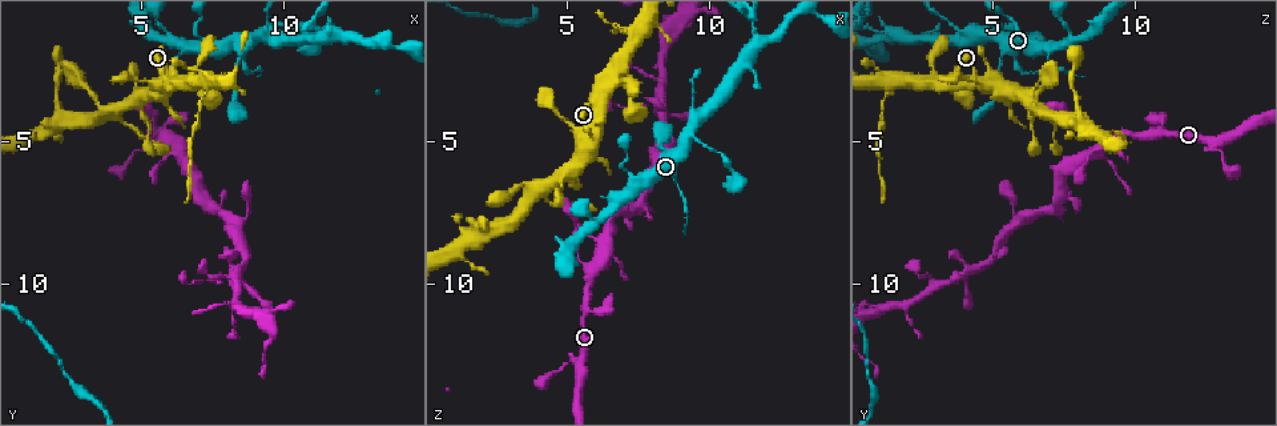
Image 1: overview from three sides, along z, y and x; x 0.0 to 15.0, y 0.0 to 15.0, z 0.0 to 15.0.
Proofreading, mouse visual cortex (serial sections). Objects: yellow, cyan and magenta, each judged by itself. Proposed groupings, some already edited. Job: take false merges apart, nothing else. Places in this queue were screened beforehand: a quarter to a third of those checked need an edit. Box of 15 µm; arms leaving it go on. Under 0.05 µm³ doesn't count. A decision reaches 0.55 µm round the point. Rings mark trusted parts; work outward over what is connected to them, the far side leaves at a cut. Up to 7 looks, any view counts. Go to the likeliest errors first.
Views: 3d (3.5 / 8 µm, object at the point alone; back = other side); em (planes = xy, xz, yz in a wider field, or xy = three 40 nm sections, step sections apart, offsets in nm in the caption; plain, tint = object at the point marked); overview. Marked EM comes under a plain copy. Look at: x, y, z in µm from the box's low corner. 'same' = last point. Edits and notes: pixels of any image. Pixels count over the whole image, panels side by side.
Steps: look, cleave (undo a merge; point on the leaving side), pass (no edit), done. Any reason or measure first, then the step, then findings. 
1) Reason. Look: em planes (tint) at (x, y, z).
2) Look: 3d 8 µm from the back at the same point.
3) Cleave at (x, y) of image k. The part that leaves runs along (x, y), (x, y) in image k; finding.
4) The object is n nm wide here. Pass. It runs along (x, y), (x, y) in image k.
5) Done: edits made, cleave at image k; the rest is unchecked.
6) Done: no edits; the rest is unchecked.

Thin neck. Look: 3d 8 µm at (7.1, 4.0, 1.1).

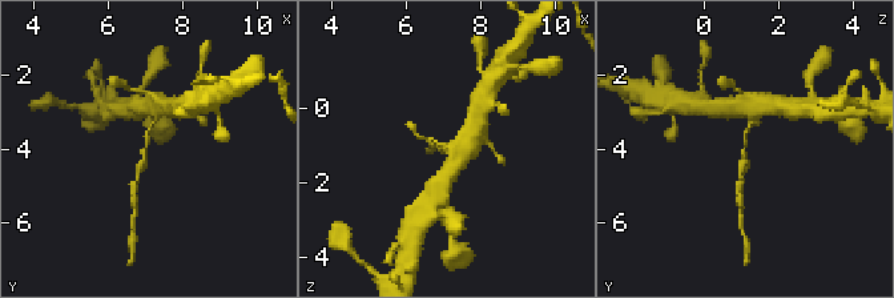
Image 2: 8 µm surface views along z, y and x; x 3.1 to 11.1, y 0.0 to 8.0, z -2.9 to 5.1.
Zoom in. Look: 3d 3.5 µm at (7.1, 3.9, 1.1).

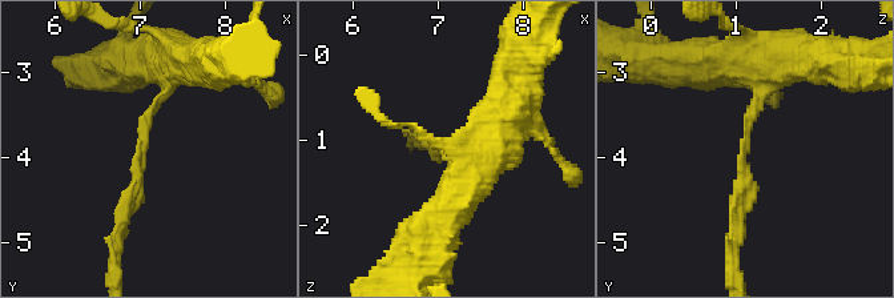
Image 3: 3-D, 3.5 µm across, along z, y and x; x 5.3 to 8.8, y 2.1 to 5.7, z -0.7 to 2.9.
The arms are 150, 150 nm wide; now the EM. Look: em xy step 5 (tint) at (7.05, 3.95, 1.10).

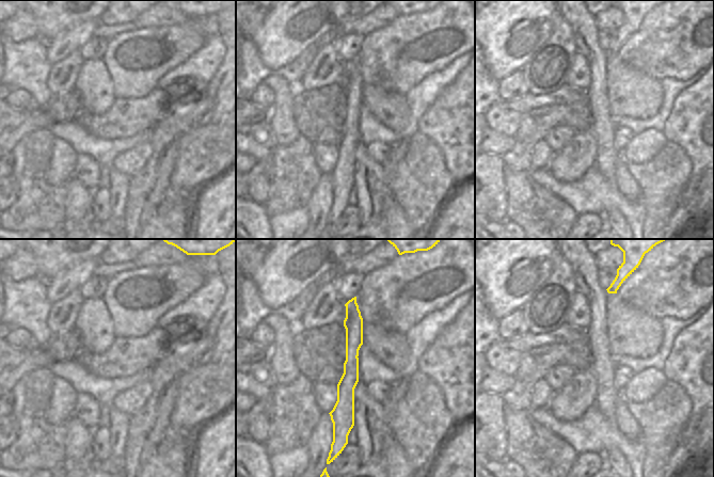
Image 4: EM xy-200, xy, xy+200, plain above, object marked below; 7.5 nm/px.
The object is 140 nm wide here. Cleave at (139, 196) of image 3. The part that leaves runs along (143, 141), (115, 264) in image 3; two cells meet here.

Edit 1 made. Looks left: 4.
Three arms meet. Look: 3d 3.5 µm from the back at (6.0, 4.8, 9.5).

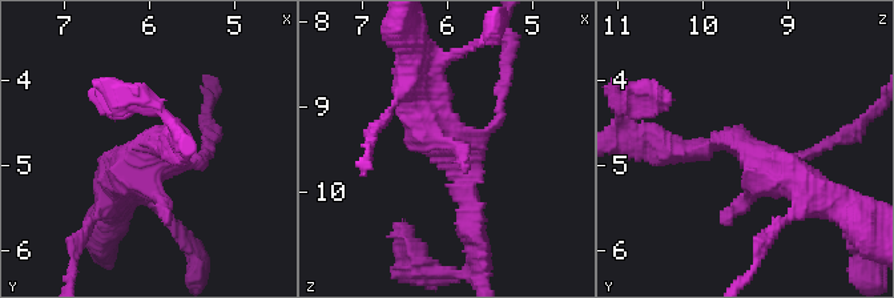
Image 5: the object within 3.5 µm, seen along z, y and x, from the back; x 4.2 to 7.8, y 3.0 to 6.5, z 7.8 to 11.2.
Need the tissue. Look: em xy step 5 (tint) at (5.95, 4.85, 9.45).

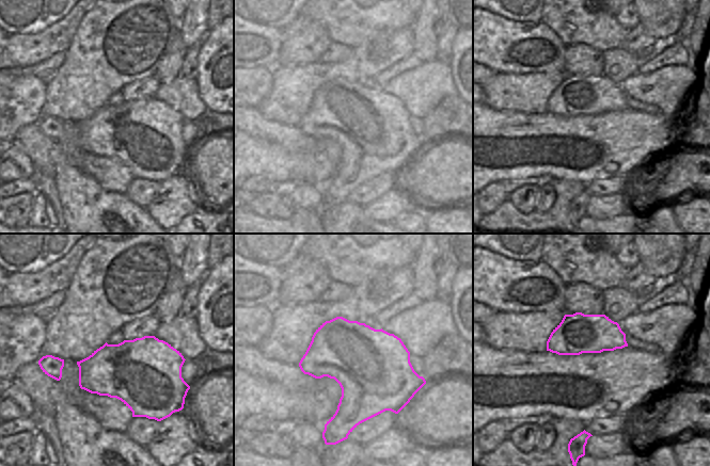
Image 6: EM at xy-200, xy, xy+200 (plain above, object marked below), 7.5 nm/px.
Look: em xy step 2 (tint) at the same point.

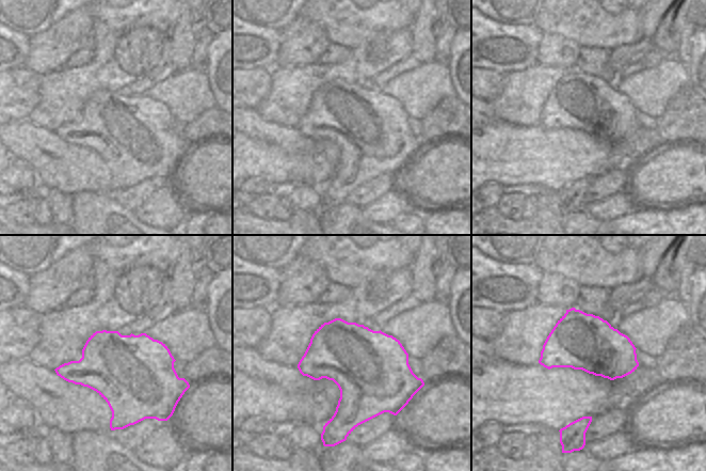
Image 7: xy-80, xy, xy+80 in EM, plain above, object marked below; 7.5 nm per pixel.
The object is 550 nm wide here. Pass. It runs along (472, 220), (411, 80) in image 5; continuous, no second cell.

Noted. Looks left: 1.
Done: edits made, cleave at image 3; the rest is unchecked.

